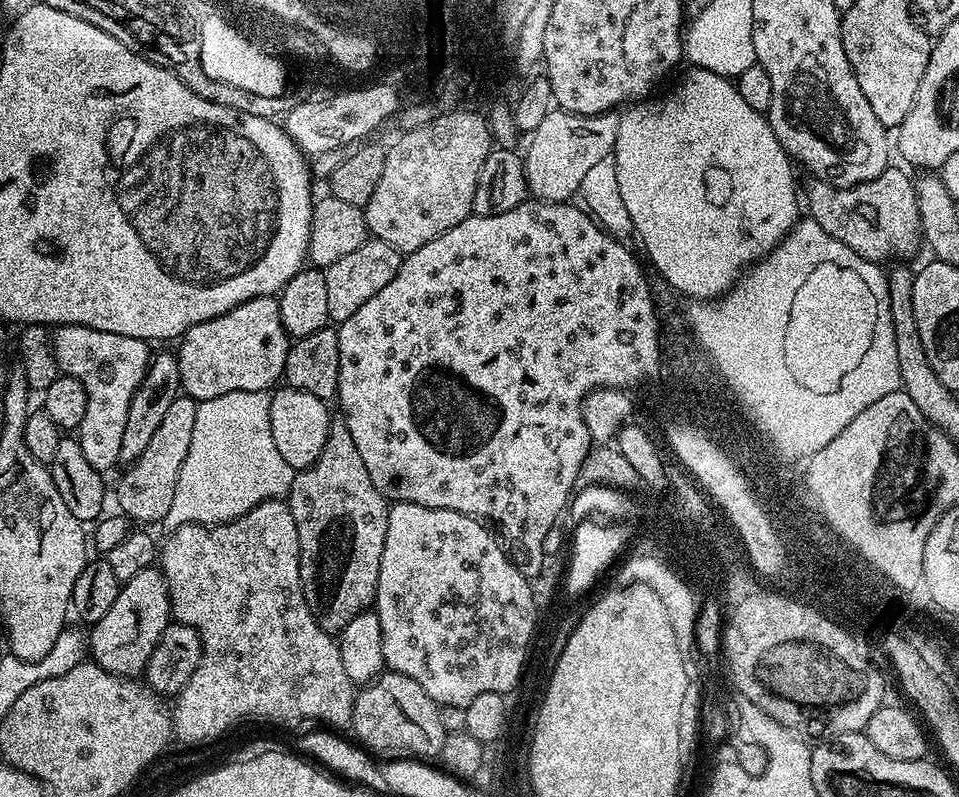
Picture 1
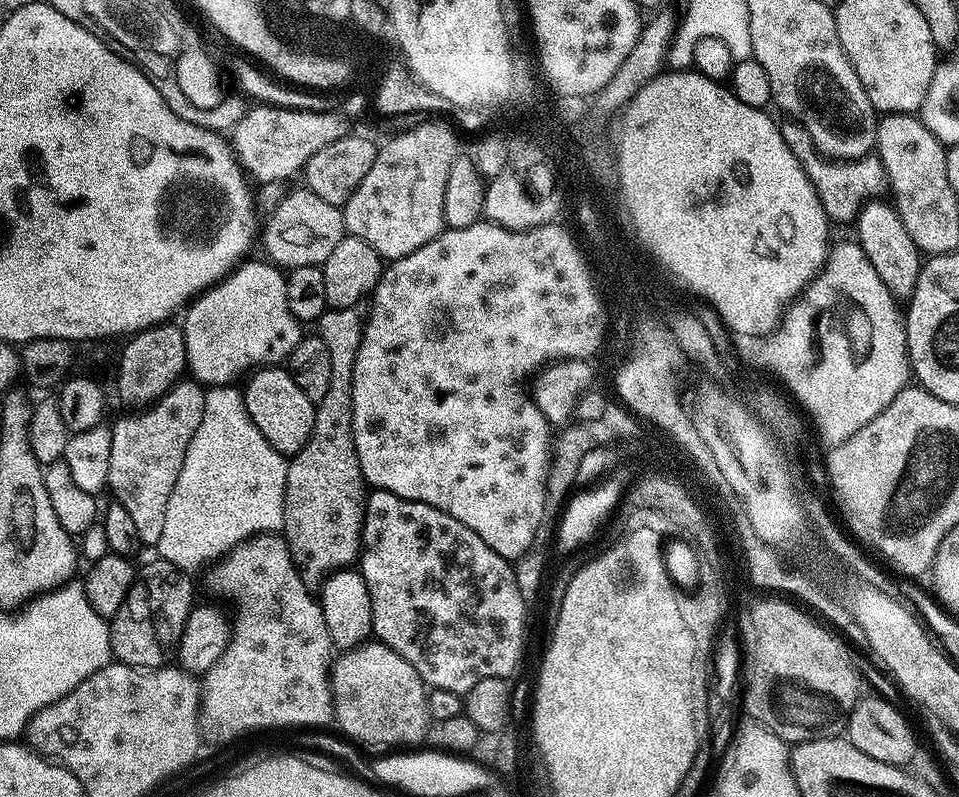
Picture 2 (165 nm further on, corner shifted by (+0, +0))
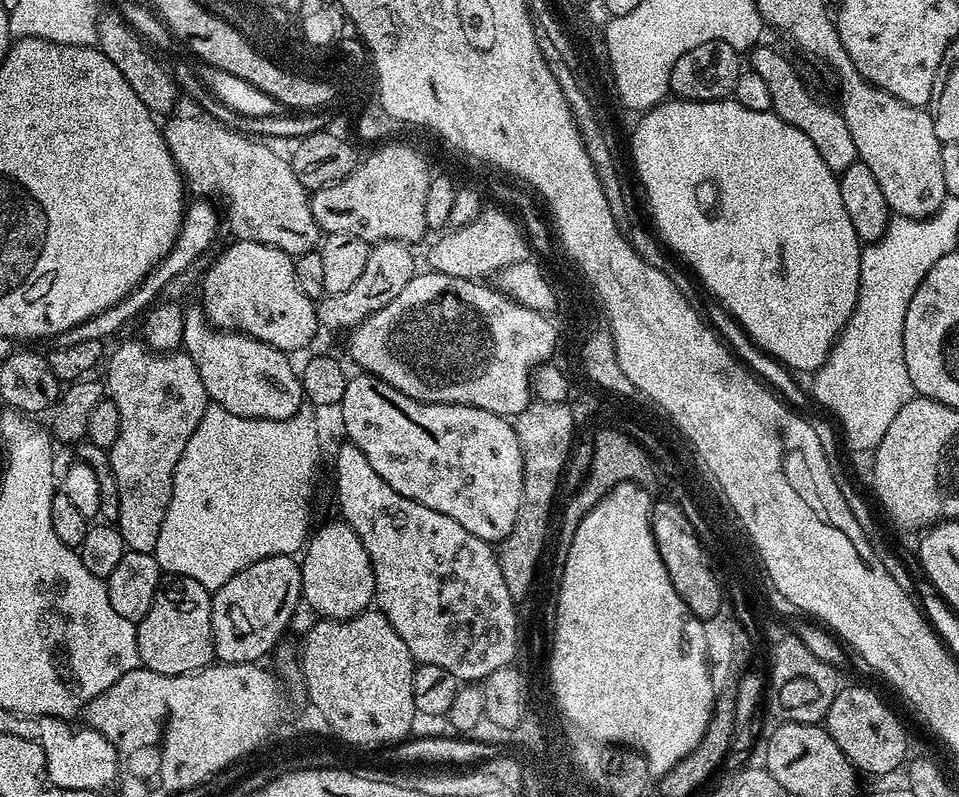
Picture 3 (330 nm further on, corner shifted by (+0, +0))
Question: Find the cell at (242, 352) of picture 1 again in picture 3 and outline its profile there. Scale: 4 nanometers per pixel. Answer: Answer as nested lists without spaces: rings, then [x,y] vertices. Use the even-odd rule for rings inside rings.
[[[236,240],[213,262],[204,276],[202,307],[209,324],[229,332],[242,332],[285,354],[304,348],[316,336],[316,304],[298,290],[293,257],[274,246]]]

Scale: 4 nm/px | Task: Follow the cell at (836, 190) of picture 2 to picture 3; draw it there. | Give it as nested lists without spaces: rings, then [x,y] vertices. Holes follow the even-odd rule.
[[[757,46],[750,53],[751,71],[757,72],[766,81],[770,90],[770,102],[772,111],[782,122],[802,130],[814,142],[818,154],[822,154],[822,162],[830,166],[830,170],[837,174],[844,172],[846,166],[857,163],[858,157],[854,146],[854,137],[846,127],[844,117],[840,115],[835,107],[832,108],[824,100],[819,100],[814,93],[808,89],[806,81],[800,77],[800,72],[779,52],[776,48],[764,48]]]

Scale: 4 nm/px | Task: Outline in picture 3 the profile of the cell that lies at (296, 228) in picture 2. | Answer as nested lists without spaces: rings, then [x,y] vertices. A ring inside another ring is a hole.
[[[175,116],[162,128],[172,161],[179,168],[187,191],[193,197],[208,198],[212,196],[211,192],[221,192],[224,195],[224,204],[228,207],[226,228],[233,232],[236,240],[253,240],[259,244],[274,246],[293,258],[313,251],[321,243],[322,233],[318,222],[314,222],[310,192],[294,174],[292,161],[287,155],[279,156],[274,149],[259,144],[259,139],[249,138],[236,128],[235,132],[216,120],[207,120],[204,116]]]

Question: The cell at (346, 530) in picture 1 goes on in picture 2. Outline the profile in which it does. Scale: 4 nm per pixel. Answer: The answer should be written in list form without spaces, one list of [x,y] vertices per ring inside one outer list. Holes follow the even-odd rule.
[[[359,307],[329,308],[320,315],[318,335],[326,342],[326,351],[330,354],[330,390],[326,398],[315,401],[314,430],[307,446],[288,460],[286,490],[284,491],[284,527],[282,535],[292,555],[294,566],[307,585],[312,580],[319,581],[329,574],[347,569],[357,563],[361,550],[360,535],[364,533],[364,502],[366,499],[366,481],[356,447],[352,441],[352,387],[354,386],[354,358],[358,358],[358,346],[362,346],[365,317]]]

